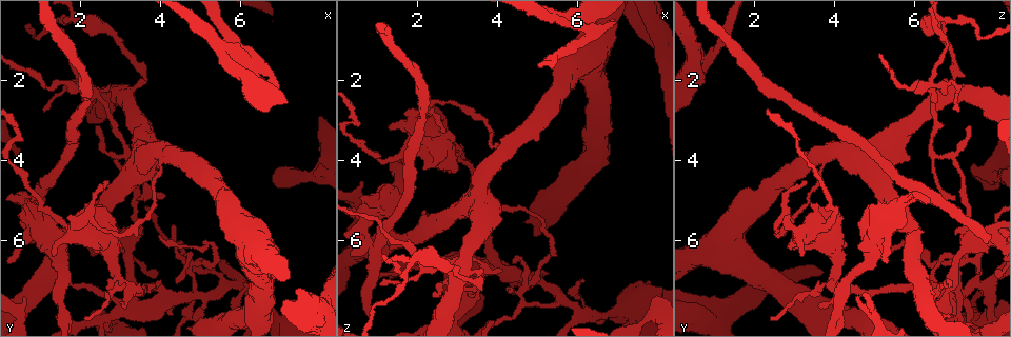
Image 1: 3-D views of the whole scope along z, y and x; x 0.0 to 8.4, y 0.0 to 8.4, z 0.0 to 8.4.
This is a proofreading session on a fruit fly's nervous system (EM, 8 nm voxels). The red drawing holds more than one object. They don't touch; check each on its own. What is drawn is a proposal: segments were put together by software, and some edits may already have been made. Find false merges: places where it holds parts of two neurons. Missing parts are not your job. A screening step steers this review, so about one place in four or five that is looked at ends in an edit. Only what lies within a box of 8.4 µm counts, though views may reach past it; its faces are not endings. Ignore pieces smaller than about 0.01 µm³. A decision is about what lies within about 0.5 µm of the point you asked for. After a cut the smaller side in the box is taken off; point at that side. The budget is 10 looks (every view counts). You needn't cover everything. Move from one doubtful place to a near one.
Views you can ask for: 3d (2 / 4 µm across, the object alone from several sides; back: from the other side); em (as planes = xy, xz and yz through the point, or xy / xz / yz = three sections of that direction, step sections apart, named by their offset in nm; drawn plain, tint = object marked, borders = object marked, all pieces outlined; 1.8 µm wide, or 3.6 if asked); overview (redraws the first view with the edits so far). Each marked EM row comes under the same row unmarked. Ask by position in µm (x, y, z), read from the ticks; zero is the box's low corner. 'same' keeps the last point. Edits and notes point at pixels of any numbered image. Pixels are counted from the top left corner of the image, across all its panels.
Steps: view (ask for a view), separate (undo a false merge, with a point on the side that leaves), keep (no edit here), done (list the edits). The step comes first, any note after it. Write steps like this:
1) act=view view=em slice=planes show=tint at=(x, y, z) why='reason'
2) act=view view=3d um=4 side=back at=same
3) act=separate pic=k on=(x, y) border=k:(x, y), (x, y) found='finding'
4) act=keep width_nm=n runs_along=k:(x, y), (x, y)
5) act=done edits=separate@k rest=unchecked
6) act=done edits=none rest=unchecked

act=view view=3d um=4 at=(6.80, 7.85, 7.80) why='sudden change in width'

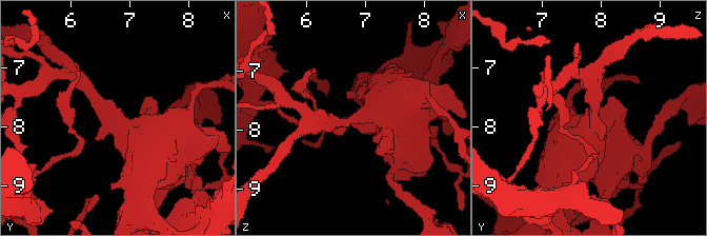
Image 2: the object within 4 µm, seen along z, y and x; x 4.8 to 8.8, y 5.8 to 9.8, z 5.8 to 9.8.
act=view view=em um=3.6 slice=xz step=16 show=tint at=(6.85, 7.90, 7.80)

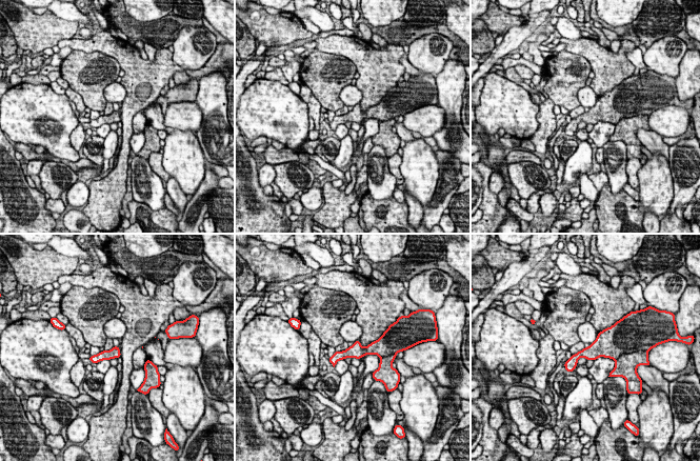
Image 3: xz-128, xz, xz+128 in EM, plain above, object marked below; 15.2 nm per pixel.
act=view view=em um=3.6 slice=planes show=tint at=same

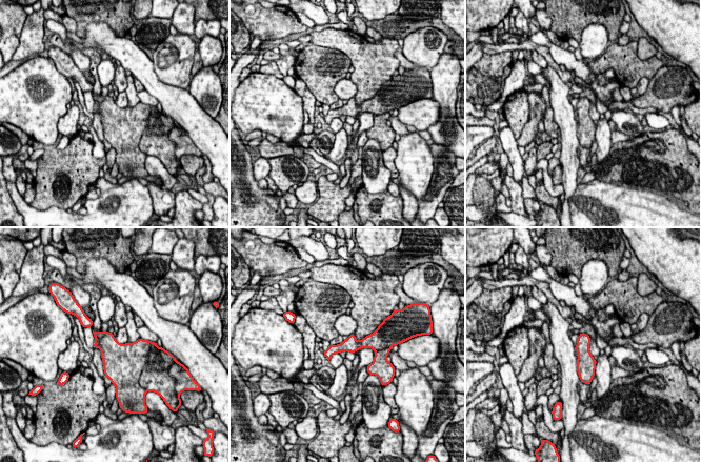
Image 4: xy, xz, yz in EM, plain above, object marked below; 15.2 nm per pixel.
act=keep width_nm=220 found='one neuron here'

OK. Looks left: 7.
act=view view=em slice=planes show=tint at=(4.00, 4.35, 3.70) why='touches itself'

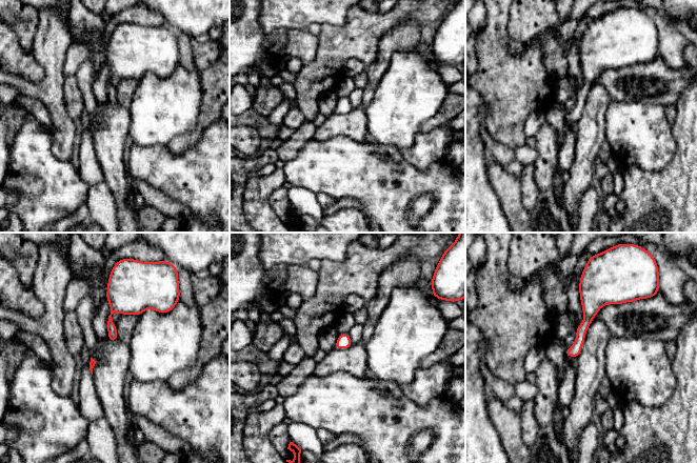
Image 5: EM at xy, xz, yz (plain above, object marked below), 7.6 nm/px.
act=keep runs_along=5:(619, 299), (590, 311), (568, 353) found='continuous, no second neuron'

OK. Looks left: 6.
act=view view=em slice=planes show=tint at=(3.05, 7.05, 3.95) why='three-way junction'

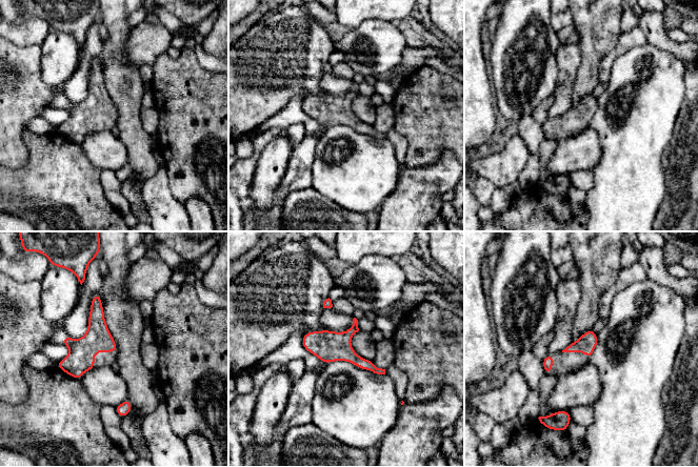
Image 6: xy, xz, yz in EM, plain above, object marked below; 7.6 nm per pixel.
act=keep width_nm=140 runs_along=6:(304, 340), (336, 346), (382, 371) found='one neuron here'

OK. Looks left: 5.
act=view view=em slice=xz step=8 show=borders at=(3.00, 2.35, 6.85) why='thin neck'

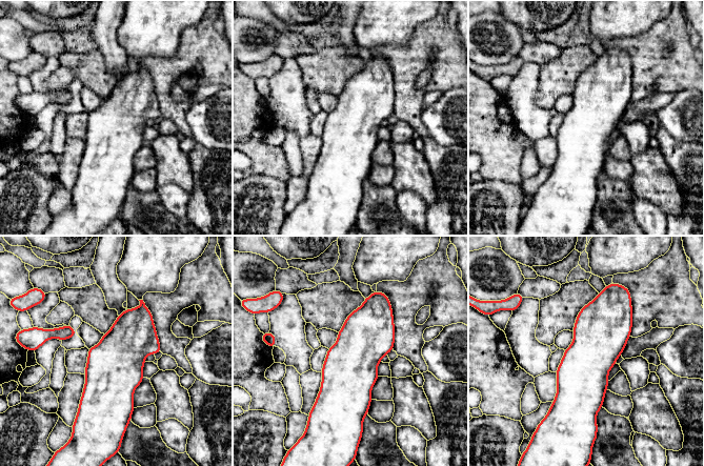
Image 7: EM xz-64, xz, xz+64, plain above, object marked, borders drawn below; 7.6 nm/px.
act=view view=em slice=planes show=borders at=same

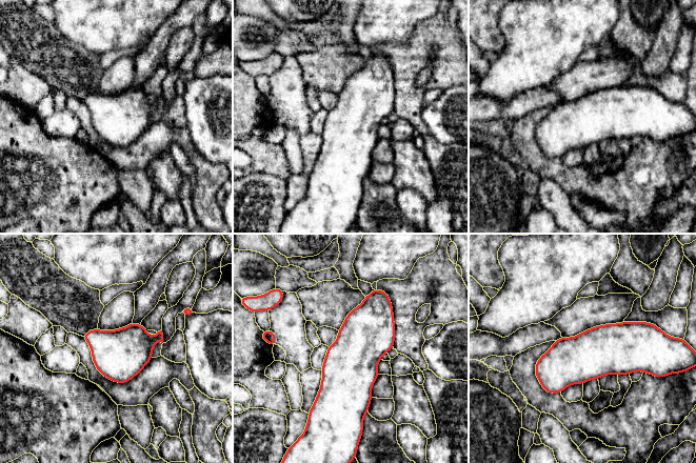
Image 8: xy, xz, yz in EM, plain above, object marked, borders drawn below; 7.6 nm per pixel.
act=keep width_nm=380 found='all the same neuron'

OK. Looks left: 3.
act=done edits=none rest=unchecked

